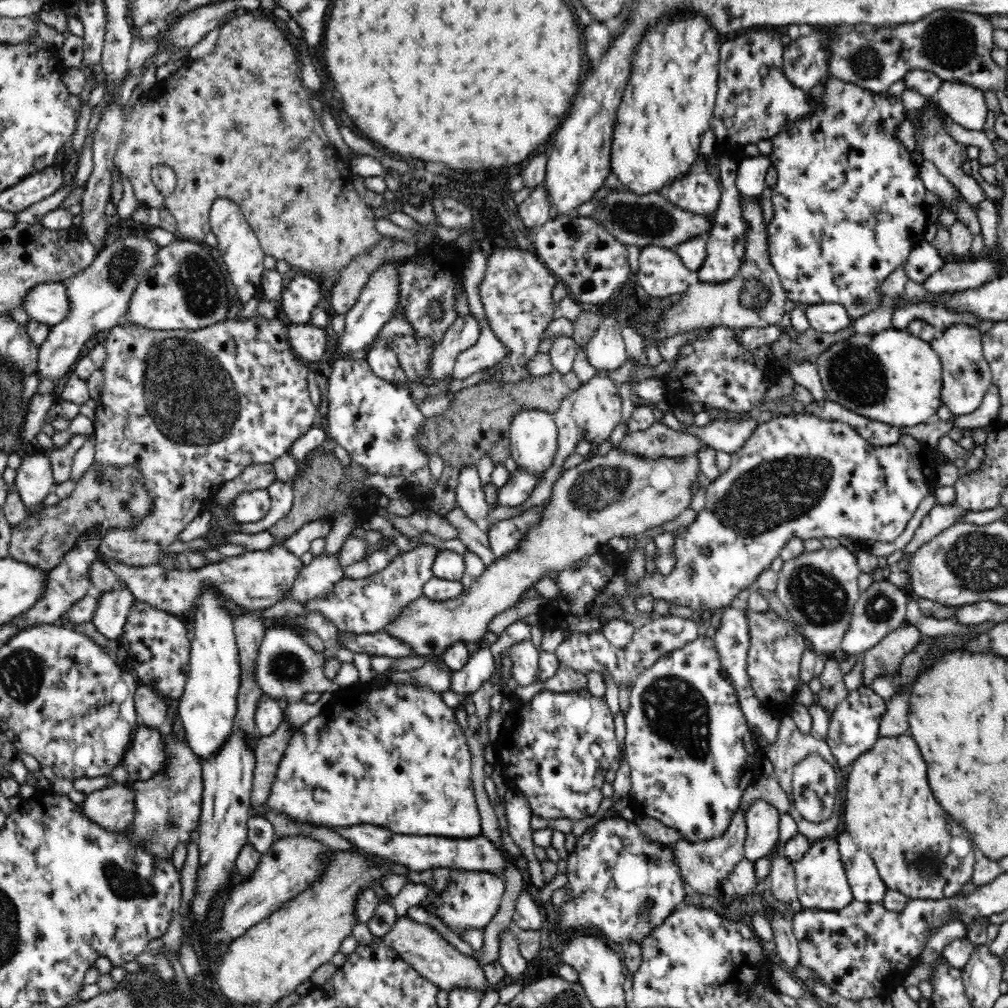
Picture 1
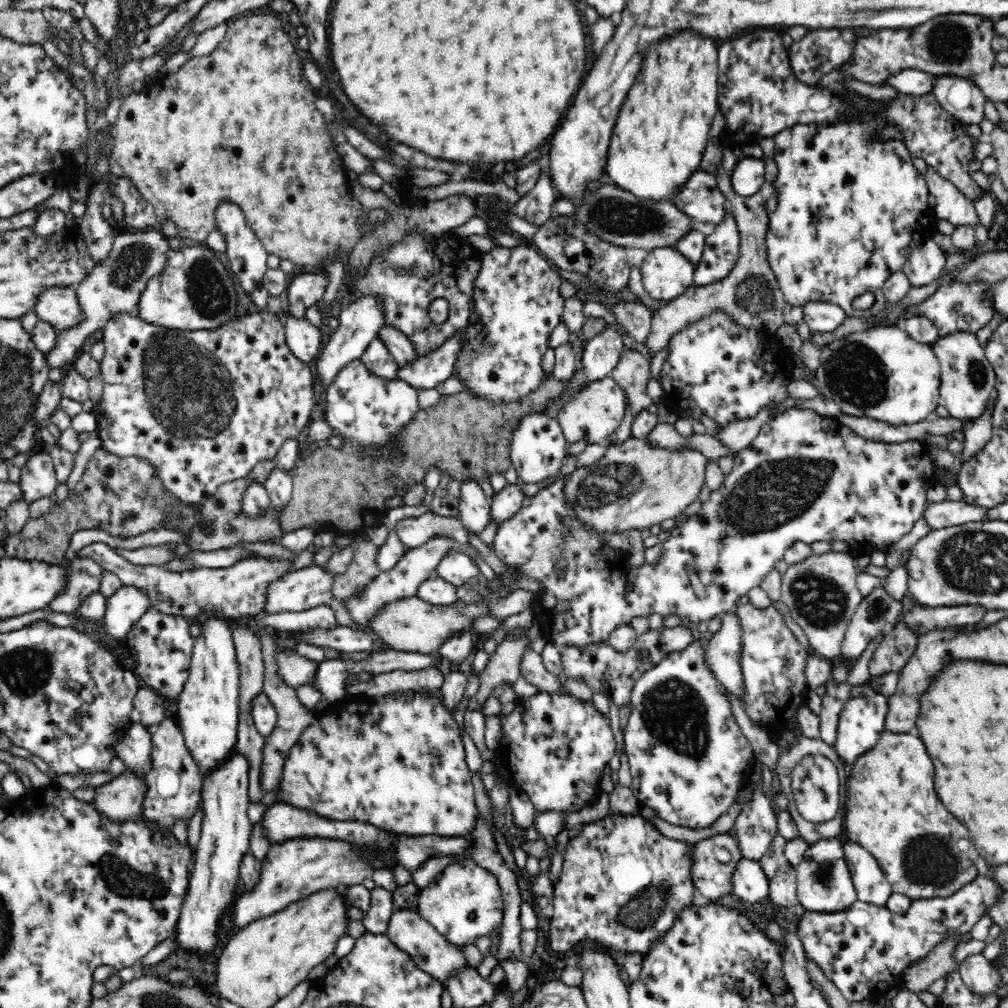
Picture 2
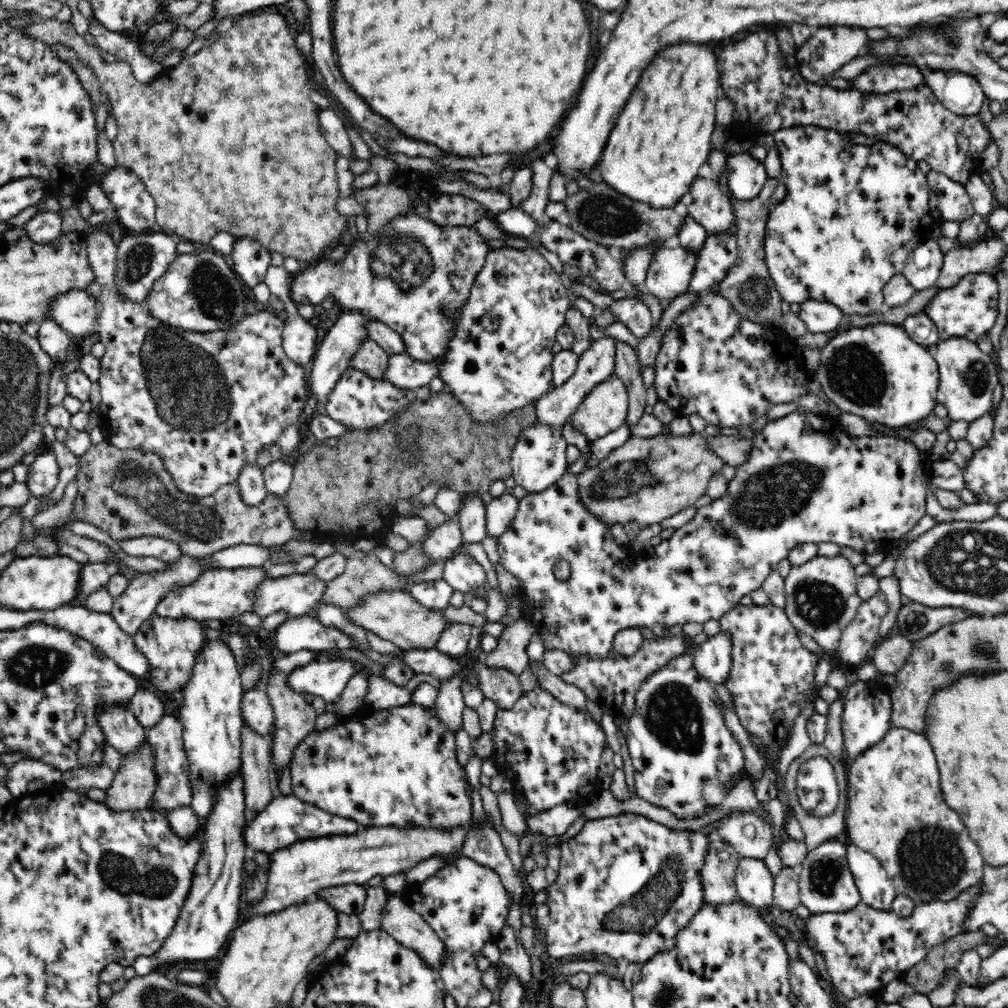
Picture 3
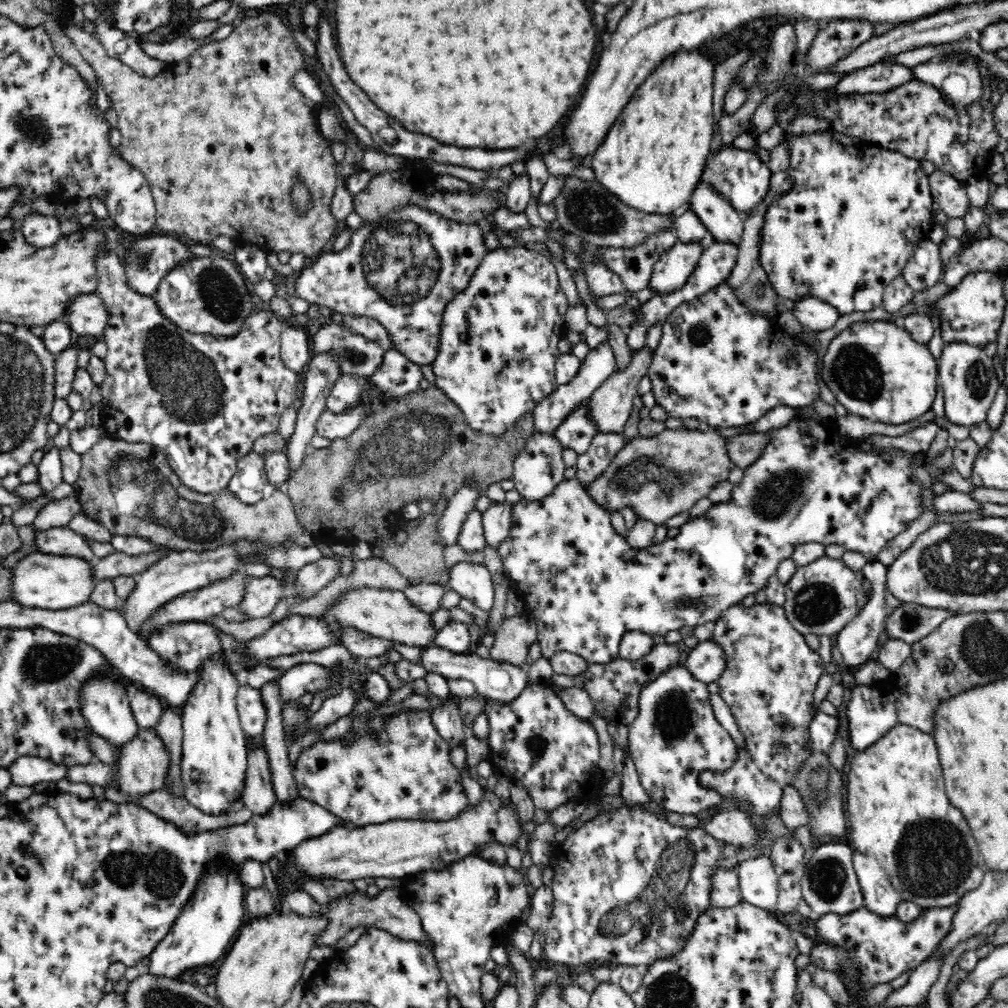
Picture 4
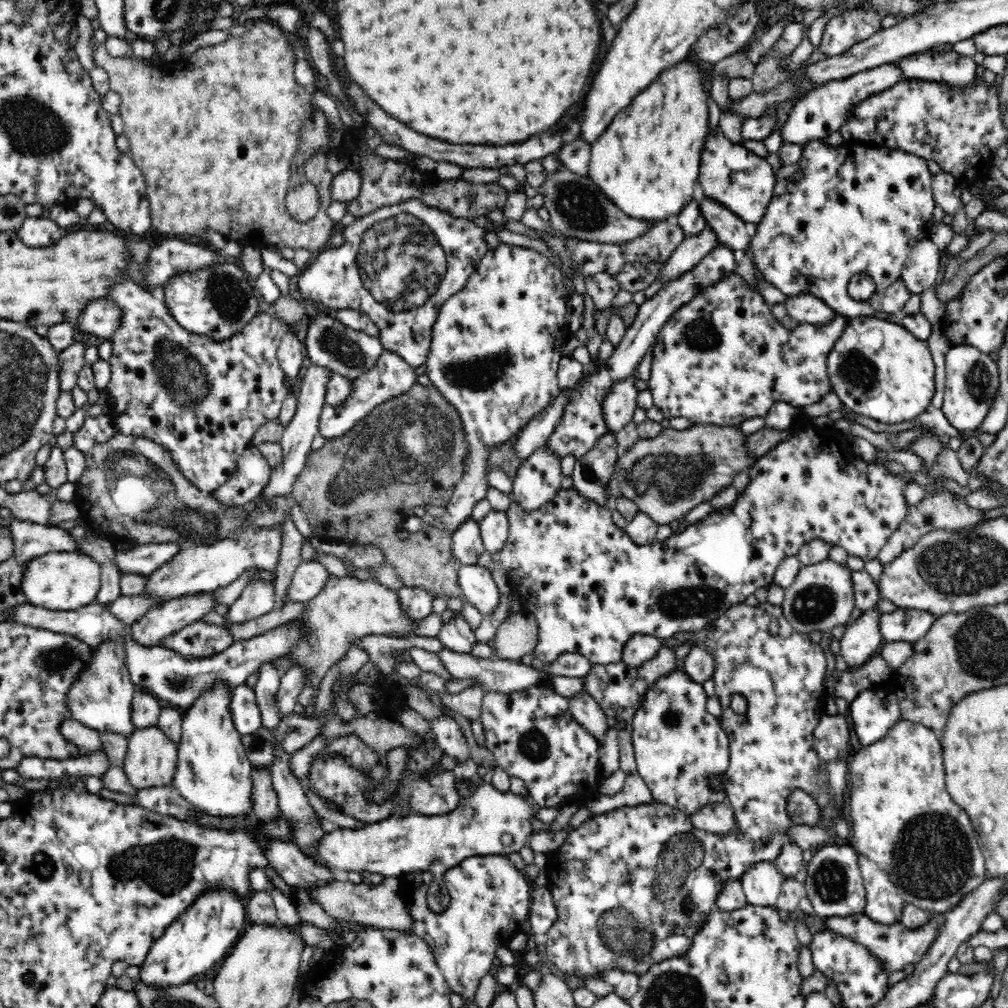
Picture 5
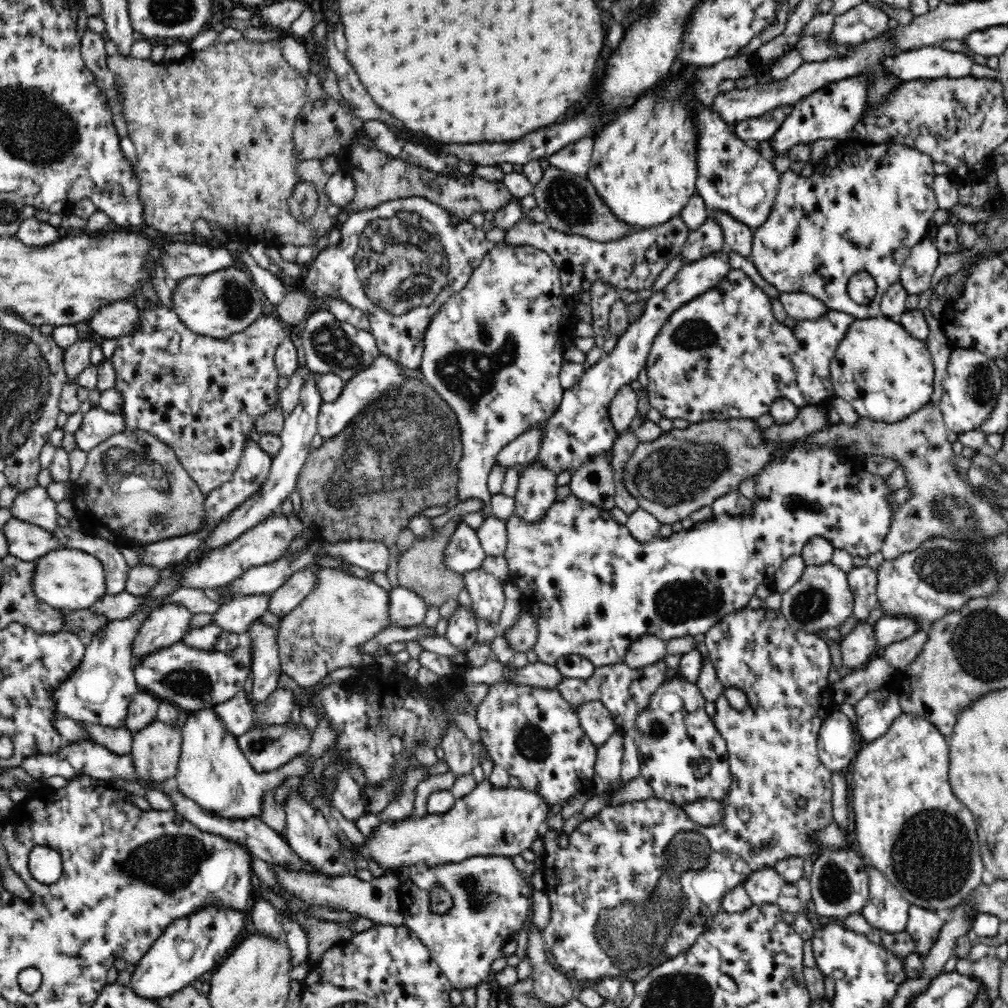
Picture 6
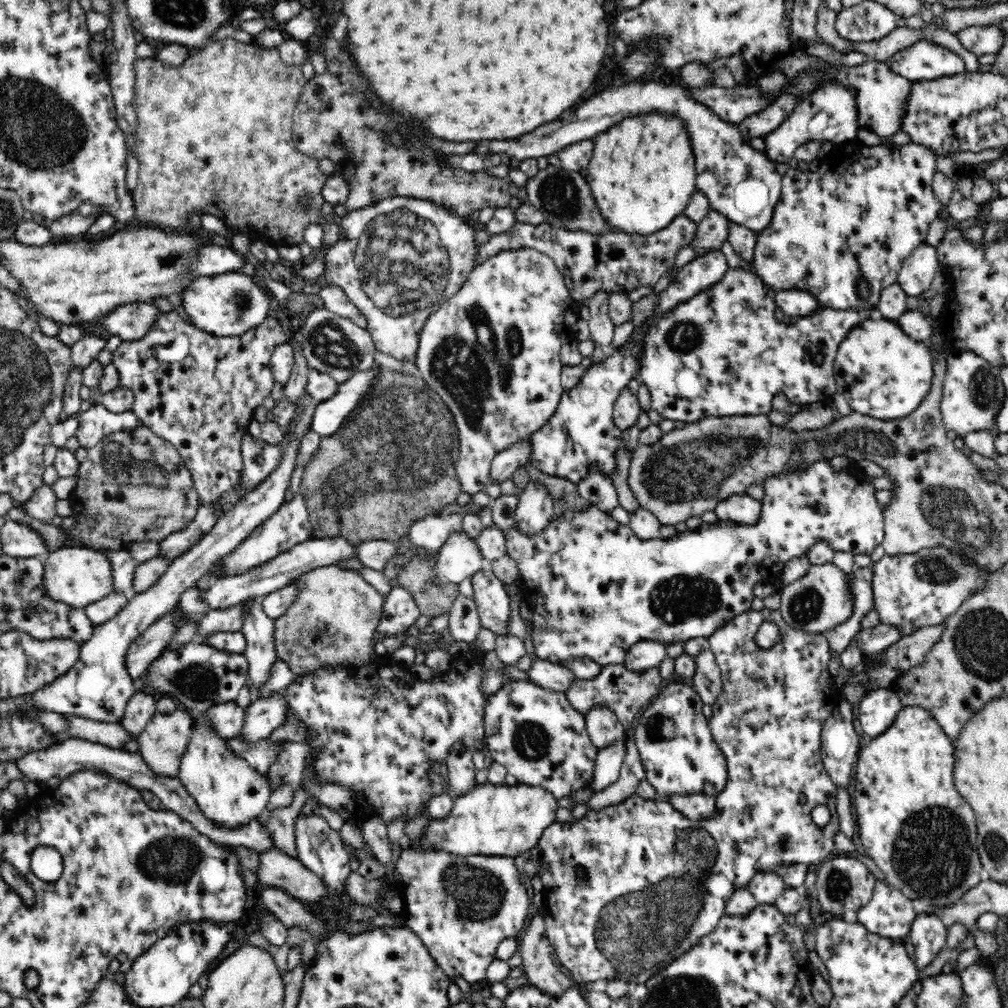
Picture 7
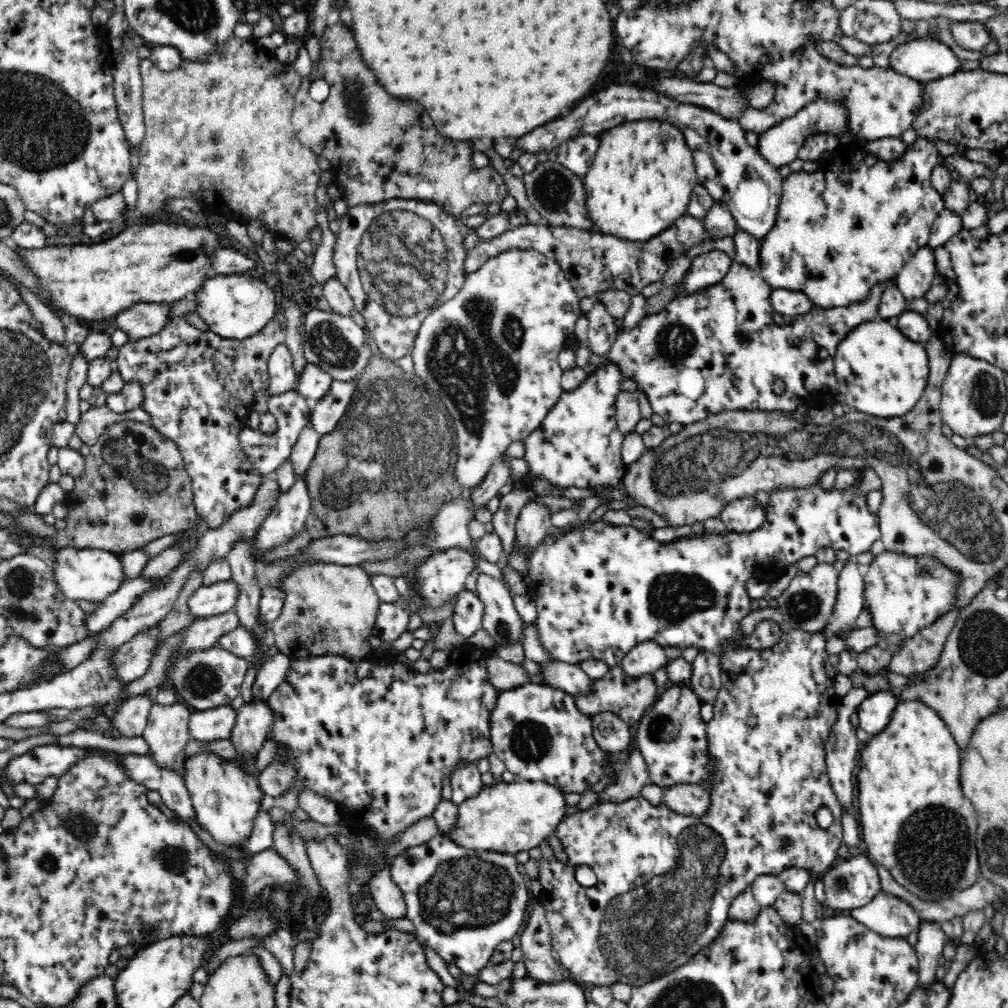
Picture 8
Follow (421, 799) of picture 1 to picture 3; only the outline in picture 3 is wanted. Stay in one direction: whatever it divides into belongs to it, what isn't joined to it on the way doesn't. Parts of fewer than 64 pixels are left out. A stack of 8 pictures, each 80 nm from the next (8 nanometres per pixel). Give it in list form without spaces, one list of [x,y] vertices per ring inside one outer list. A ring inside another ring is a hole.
[[[410,703],[404,706],[392,707],[390,709],[377,710],[372,708],[356,708],[354,716],[344,720],[343,724],[335,724],[322,732],[312,732],[306,739],[294,749],[293,756],[289,762],[292,783],[292,795],[298,796],[303,802],[310,802],[322,809],[352,819],[360,827],[367,826],[410,826],[420,825],[425,827],[450,827],[467,823],[472,816],[471,787],[466,777],[465,769],[457,759],[455,737],[448,733],[440,720],[436,719],[433,707],[424,707]]]

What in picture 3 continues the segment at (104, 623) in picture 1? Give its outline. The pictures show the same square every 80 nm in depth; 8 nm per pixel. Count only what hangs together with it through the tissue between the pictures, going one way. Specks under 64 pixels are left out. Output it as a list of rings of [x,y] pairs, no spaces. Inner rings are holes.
[[[182,553],[176,560],[170,561],[166,564],[164,570],[154,570],[137,573],[128,584],[128,588],[124,594],[120,594],[118,598],[114,597],[114,606],[112,606],[112,617],[114,621],[120,624],[120,629],[130,633],[136,634],[140,630],[140,626],[155,614],[156,606],[160,604],[160,600],[164,600],[170,592],[192,586],[196,580],[200,580],[204,576],[204,572],[212,572],[216,570],[212,566],[212,562],[206,562],[202,558]]]

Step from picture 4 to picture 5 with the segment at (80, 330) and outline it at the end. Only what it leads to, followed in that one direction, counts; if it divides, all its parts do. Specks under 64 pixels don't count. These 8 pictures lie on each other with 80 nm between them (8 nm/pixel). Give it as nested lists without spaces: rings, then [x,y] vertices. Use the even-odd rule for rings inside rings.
[[[112,299],[91,302],[78,320],[78,328],[100,338],[110,339],[122,325],[123,309]]]

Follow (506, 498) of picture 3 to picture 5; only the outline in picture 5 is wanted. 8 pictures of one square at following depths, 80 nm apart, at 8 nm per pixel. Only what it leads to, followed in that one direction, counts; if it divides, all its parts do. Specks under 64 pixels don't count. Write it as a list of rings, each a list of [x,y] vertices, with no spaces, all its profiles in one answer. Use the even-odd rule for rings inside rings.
[[[491,510],[478,523],[482,542],[488,552],[497,556],[504,548],[509,535],[509,522],[506,512]]]

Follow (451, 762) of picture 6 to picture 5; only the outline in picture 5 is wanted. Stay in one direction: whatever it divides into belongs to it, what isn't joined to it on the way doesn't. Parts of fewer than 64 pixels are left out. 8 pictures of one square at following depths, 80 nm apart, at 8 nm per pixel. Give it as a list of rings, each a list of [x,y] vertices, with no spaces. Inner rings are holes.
[[[450,715],[440,716],[430,723],[430,727],[444,755],[452,758],[456,764],[464,764],[470,760],[470,748],[466,745],[464,732],[454,718]]]

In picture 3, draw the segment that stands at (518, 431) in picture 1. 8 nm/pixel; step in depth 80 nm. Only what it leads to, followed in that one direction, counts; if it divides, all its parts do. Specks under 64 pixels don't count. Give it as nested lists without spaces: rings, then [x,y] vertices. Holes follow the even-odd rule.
[[[535,422],[521,432],[521,438],[517,442],[512,456],[512,476],[518,486],[522,486],[529,494],[540,494],[554,486],[567,472],[569,463],[566,460],[566,441],[560,434],[560,427],[542,426]]]

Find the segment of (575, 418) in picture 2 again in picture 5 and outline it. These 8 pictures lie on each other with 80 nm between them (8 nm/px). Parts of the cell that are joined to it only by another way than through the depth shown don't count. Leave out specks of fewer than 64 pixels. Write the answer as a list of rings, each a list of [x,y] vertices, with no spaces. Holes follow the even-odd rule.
[[[637,376],[626,378],[612,389],[604,402],[606,425],[612,432],[622,430],[628,423],[633,422],[636,412],[638,389],[635,387]]]

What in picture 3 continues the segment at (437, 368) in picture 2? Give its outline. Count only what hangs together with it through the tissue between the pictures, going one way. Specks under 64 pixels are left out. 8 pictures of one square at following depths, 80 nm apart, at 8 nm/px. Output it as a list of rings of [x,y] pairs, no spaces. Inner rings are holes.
[[[406,353],[389,354],[381,379],[400,390],[416,390],[438,376],[438,359],[432,362],[414,360]]]

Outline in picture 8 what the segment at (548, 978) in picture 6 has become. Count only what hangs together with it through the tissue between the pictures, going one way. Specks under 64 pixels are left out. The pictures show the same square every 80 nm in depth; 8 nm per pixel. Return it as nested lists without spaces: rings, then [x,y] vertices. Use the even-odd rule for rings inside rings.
[[[533,898],[528,924],[520,932],[520,948],[527,974],[539,982],[561,981],[563,966],[553,952],[553,935],[546,909]]]

